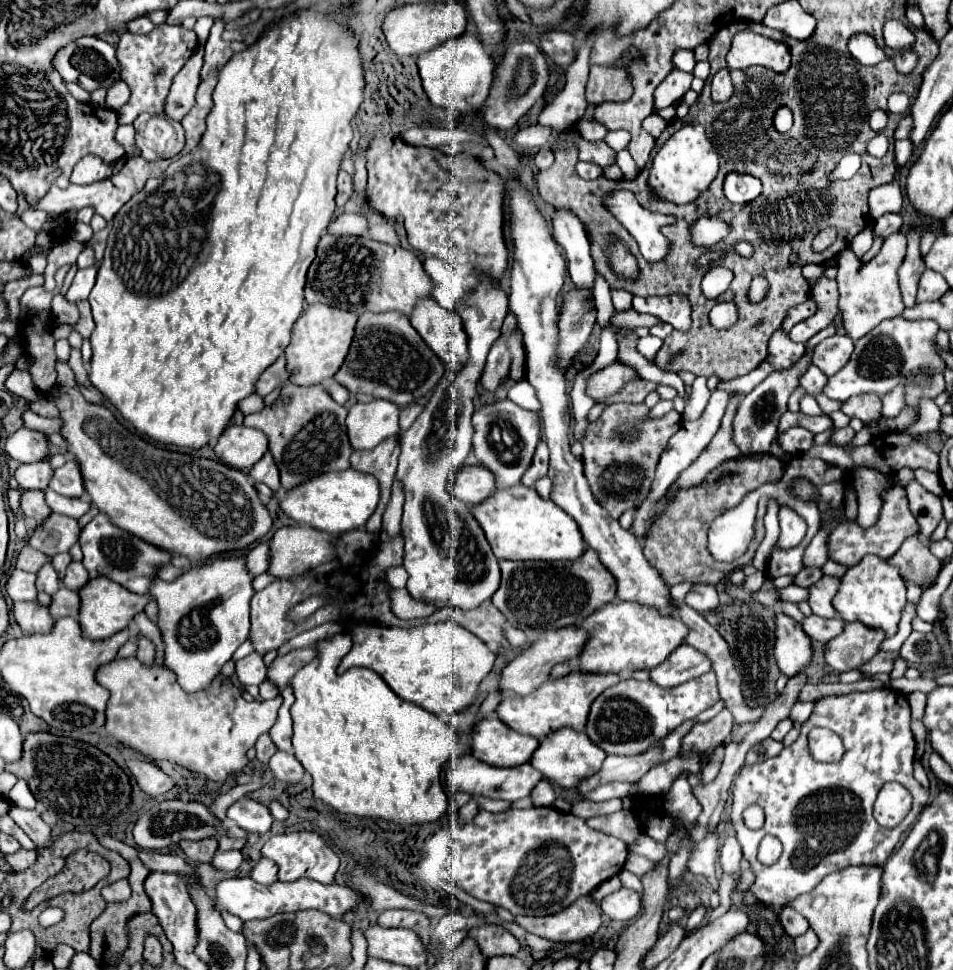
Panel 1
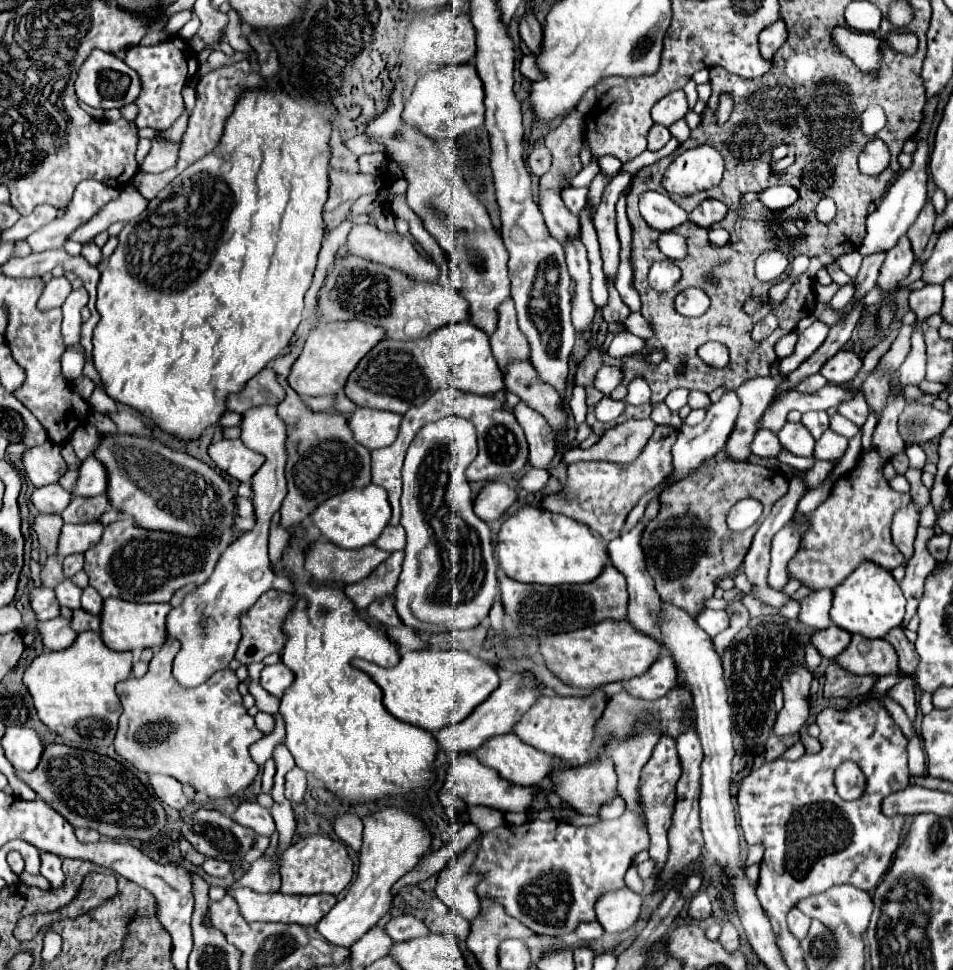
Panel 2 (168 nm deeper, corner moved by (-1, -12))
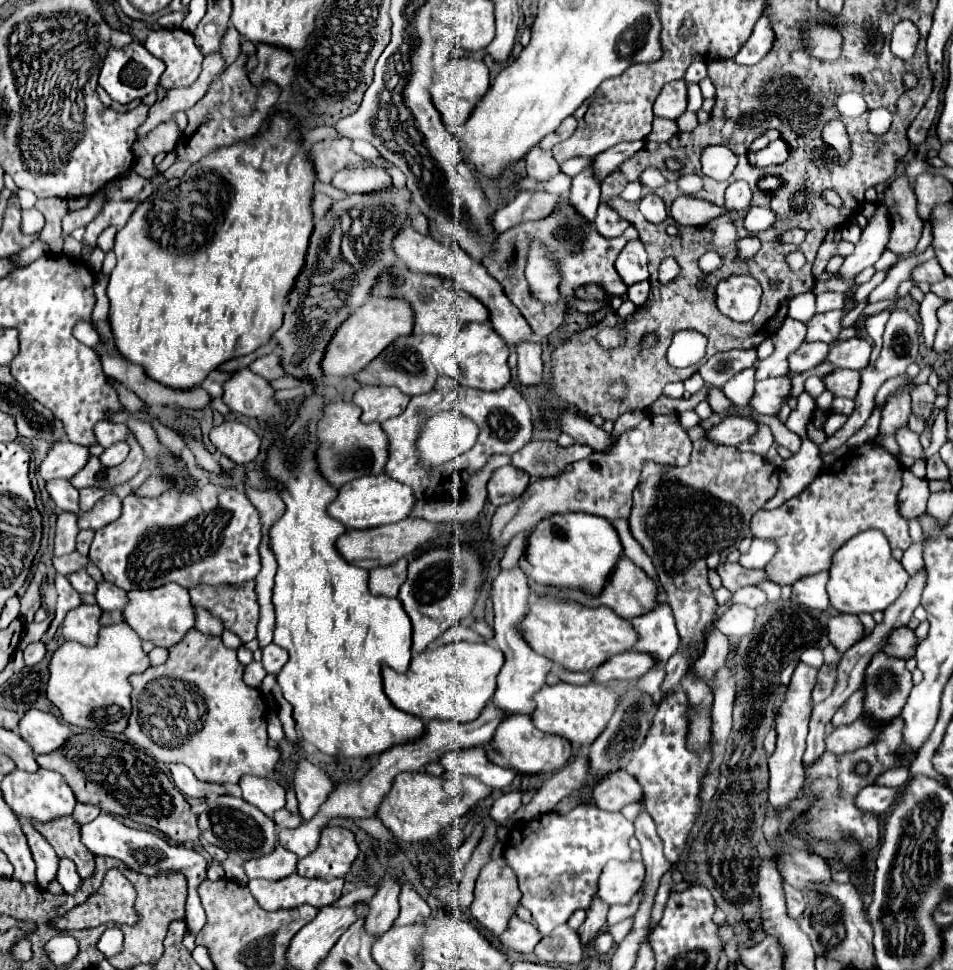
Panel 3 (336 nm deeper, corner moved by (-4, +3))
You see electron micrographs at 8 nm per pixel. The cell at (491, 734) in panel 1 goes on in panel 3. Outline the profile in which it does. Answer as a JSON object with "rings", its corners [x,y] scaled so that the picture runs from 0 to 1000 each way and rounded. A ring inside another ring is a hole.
{"rings":[[[540,736],[528,742],[517,759],[517,763],[509,769],[511,779],[517,788],[524,788],[528,792],[540,794],[545,798],[566,798],[566,796],[584,796],[589,794],[597,781],[599,781],[599,767],[591,759],[568,755],[559,748],[559,742],[555,736]]]}

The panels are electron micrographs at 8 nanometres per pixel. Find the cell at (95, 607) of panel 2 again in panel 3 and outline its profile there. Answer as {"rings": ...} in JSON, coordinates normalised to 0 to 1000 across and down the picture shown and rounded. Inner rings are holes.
{"rings":[[[106,600],[102,606],[102,623],[104,627],[108,627],[108,631],[119,631],[119,629],[129,629],[135,623],[133,610],[127,606],[121,606],[119,602]]]}

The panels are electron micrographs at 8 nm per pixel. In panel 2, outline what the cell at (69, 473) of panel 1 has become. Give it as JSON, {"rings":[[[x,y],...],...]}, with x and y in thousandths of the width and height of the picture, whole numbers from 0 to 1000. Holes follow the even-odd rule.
{"rings":[[[97,469],[84,479],[82,494],[73,506],[76,512],[101,512],[111,506],[111,486]]]}

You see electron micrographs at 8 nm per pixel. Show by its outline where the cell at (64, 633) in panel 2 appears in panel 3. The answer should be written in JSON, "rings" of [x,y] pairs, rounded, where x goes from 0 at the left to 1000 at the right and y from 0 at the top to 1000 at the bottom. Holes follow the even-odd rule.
{"rings":[[[85,623],[83,627],[75,629],[66,641],[66,656],[70,660],[79,660],[89,666],[98,666],[103,659],[106,648],[104,642],[107,629],[102,623]]]}

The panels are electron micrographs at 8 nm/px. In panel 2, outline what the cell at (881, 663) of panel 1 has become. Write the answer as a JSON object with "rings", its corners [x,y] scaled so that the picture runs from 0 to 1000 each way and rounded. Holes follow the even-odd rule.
{"rings":[[[871,684],[867,690],[867,704],[865,704],[865,716],[867,719],[890,719],[896,721],[900,716],[907,716],[915,712],[917,704],[921,702],[919,696],[890,696],[890,692],[884,692],[877,688],[877,684]]]}

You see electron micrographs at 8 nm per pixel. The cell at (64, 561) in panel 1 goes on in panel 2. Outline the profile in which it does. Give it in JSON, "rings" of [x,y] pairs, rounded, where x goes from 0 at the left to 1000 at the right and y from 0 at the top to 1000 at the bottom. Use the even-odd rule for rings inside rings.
{"rings":[[[73,572],[71,576],[67,576],[67,593],[73,597],[78,595],[88,582],[88,574],[86,572]]]}

